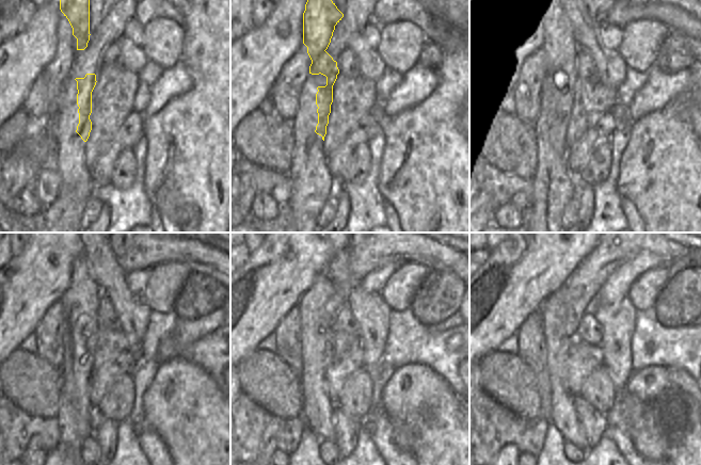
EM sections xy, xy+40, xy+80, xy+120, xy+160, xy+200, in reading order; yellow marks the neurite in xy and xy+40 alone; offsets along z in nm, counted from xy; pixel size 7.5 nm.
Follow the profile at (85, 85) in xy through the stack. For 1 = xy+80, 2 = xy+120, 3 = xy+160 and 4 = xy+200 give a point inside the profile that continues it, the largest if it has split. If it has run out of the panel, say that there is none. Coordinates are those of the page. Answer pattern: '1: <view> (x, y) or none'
1: xy+80 (560, 51)
2: xy+120 (83, 293)
3: xy+160 (318, 410)
4: xy+200 (563, 417)

